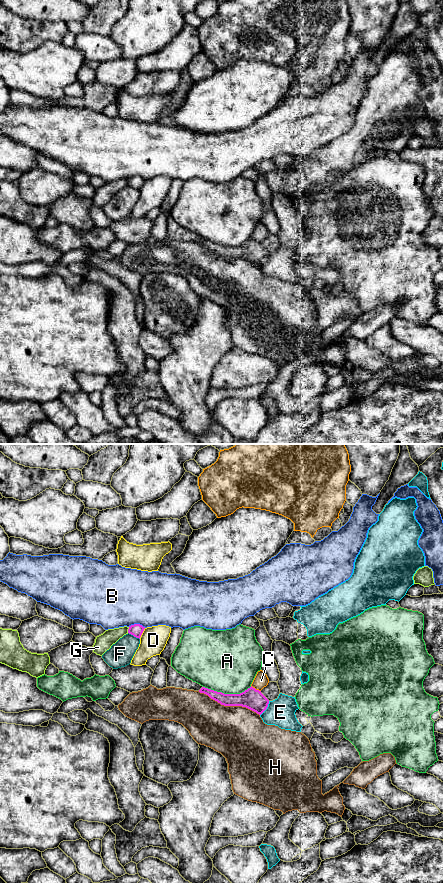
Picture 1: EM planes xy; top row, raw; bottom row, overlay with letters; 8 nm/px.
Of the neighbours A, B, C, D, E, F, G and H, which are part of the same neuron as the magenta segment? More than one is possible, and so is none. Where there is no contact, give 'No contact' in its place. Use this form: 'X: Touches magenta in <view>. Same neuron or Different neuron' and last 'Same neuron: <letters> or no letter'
A: Touches magenta in xy. Different neuron
B: Touches magenta in xy. Different neuron
C: Touches magenta in xy. Different neuron
D: Touches magenta in xy. Different neuron
E: Touches magenta in xy. Different neuron
F: Touches magenta in xy. Different neuron
G: Touches magenta in xy. Different neuron
H: Touches magenta in xy. Different neuron
Same neuron: no letter

